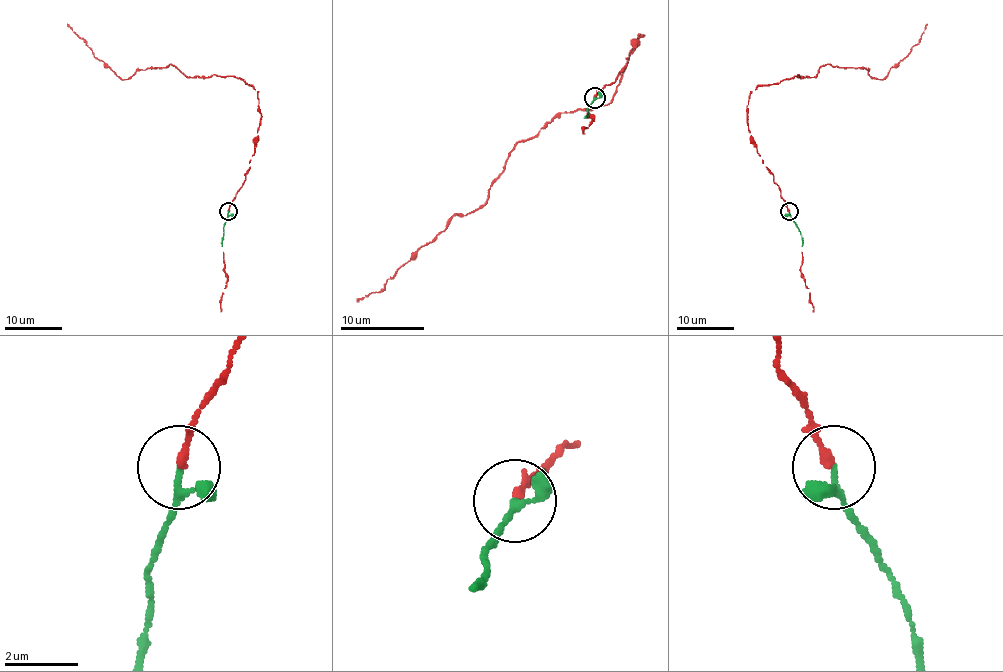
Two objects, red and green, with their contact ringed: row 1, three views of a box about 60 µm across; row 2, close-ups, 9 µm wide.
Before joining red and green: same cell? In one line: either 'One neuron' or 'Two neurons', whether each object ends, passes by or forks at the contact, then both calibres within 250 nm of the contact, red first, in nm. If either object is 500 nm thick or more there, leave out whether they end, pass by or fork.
One neuron. At the ring red ends. At the ring green passes by. Thickness 240 nm (red) against 130 nm

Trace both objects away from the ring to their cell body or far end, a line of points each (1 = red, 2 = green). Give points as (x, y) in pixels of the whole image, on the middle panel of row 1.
1: (595, 98), (643, 35), (607, 104), (557, 113), (515, 146), (483, 205), (456, 214), (382, 289), (357, 300)
2: (595, 98), (584, 115)

